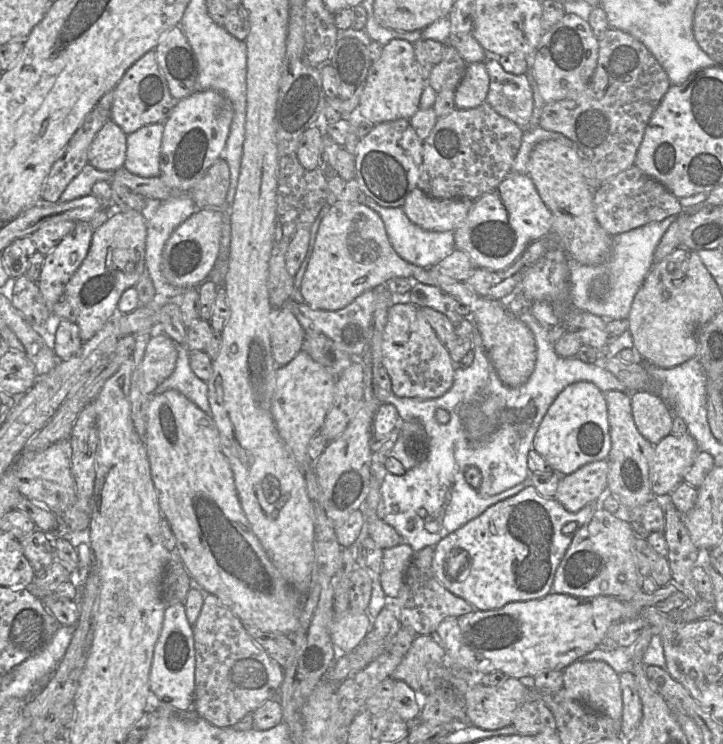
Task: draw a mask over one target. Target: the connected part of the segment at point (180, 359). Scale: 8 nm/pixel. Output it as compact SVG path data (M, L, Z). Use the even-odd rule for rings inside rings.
M177 345L177 361L173 373L154 390L153 395L176 390L199 409L211 416L207 383L198 378L190 368L189 351L185 345Z

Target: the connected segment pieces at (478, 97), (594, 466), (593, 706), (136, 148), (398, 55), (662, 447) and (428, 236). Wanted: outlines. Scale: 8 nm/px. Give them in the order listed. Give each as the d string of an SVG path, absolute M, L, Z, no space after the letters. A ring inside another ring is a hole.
M484 62L467 64L463 78L455 90L457 109L475 108L486 101L490 78Z
M600 460L561 476L554 498L569 512L601 500L607 493L608 470L608 460Z
M574 661L563 670L563 689L588 709L621 720L623 702L619 674L606 662Z
M164 123L145 125L127 135L124 167L141 177L160 175Z
M402 39L390 40L383 46L379 59L370 66L357 109L358 119L368 120L374 125L401 118L411 119L419 109L426 84L419 72L414 44Z
M670 433L653 450L649 481L654 495L670 494L681 483L700 451L694 438L688 434Z
M367 195L365 202L370 205L369 208L379 214L384 222L393 249L405 261L423 268L430 268L438 264L455 250L454 231L426 231L409 220L403 207L383 207Z

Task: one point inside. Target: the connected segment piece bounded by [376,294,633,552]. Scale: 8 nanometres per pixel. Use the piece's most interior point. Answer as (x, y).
(503, 420)

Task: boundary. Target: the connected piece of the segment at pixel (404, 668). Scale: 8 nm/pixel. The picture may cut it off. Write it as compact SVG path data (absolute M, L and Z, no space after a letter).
M416 635L409 650L391 677L406 682L414 691L422 691L428 670L447 661L445 649L431 635Z

